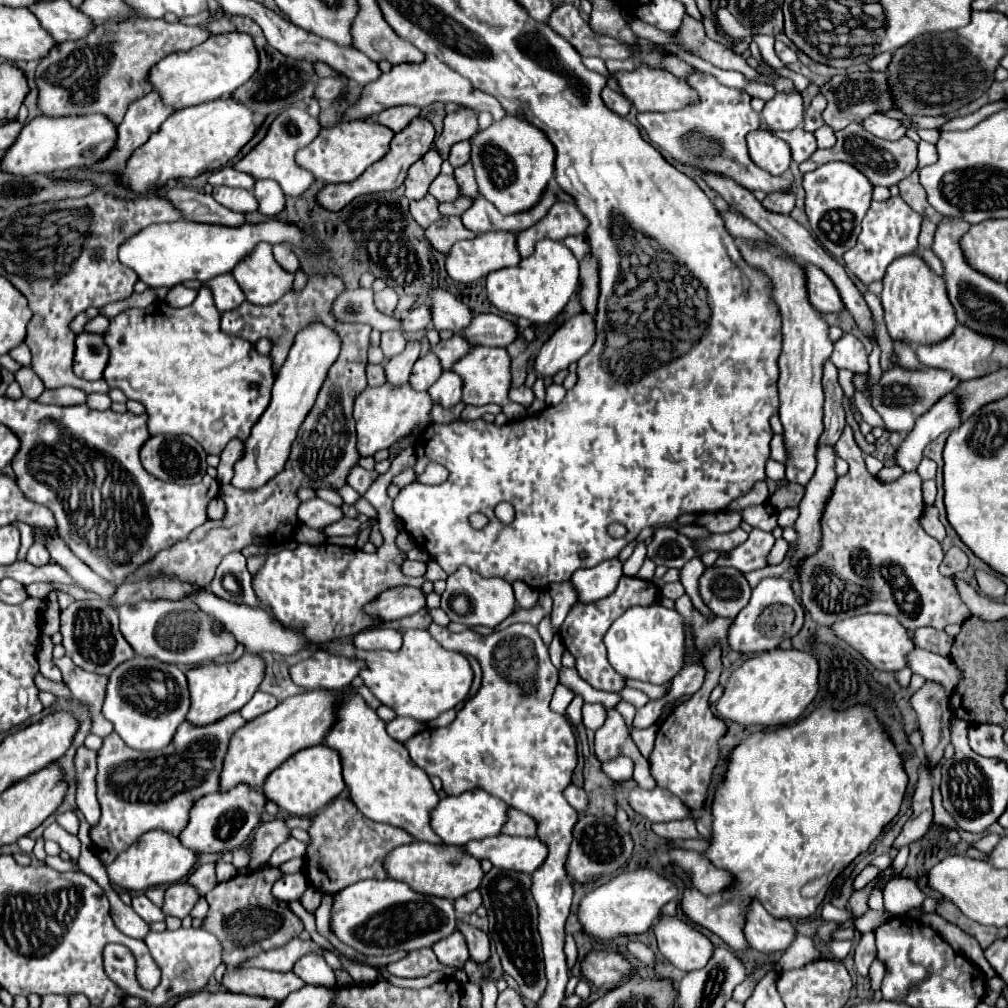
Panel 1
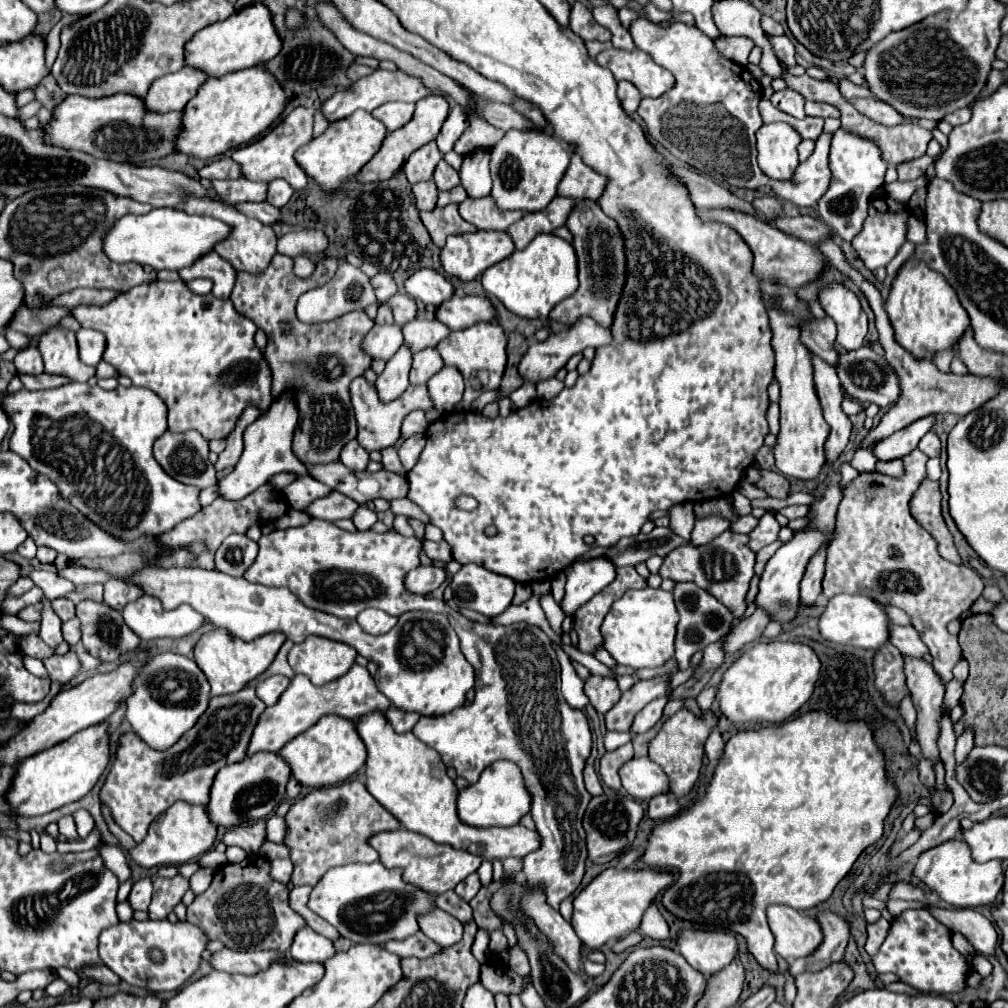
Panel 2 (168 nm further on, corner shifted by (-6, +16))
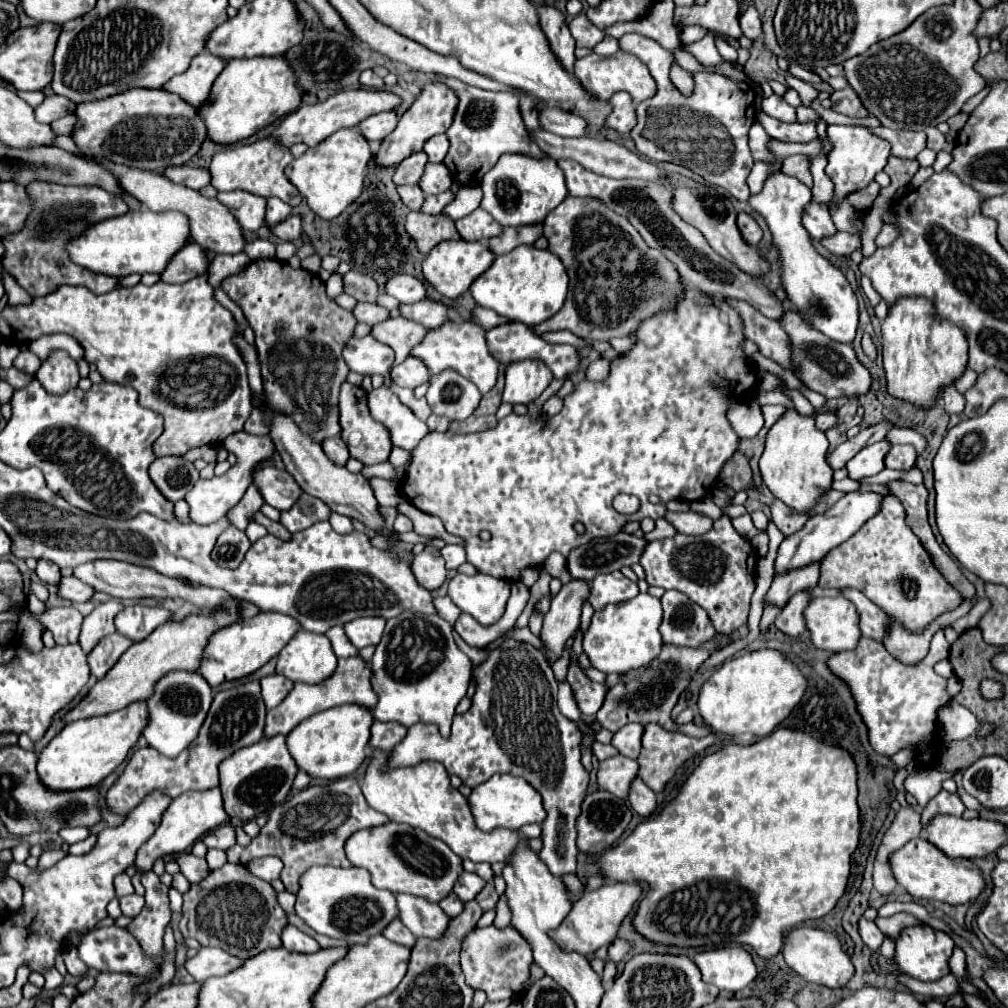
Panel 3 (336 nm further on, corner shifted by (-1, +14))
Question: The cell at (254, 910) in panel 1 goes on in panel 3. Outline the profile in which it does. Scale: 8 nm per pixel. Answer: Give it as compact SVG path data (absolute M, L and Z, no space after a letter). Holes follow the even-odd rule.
M225 862L221 868L211 870L205 880L191 884L189 892L183 894L179 932L185 938L195 938L201 946L221 948L241 960L247 960L265 948L281 946L279 934L283 926L287 926L287 914L277 904L273 886L255 878L239 864Z

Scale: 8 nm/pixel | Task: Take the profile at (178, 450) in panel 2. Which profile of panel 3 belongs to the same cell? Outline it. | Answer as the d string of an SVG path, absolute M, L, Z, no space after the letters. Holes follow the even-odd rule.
M171 456L171 458L157 458L149 468L149 476L159 488L159 492L169 502L175 504L177 500L185 498L191 486L199 480L199 470L193 464L185 462L183 458Z

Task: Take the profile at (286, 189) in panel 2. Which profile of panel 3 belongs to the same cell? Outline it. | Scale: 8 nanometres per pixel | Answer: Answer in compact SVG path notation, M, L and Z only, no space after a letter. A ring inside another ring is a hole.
M269 198L267 200L267 226L273 228L277 224L281 224L283 220L287 220L291 216L291 206L287 206L285 202L279 202L279 198Z

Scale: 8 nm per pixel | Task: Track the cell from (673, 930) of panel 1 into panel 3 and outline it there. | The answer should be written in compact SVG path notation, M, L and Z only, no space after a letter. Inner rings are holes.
M739 944L697 952L693 960L703 974L703 980L715 984L719 990L743 990L757 976L749 952Z

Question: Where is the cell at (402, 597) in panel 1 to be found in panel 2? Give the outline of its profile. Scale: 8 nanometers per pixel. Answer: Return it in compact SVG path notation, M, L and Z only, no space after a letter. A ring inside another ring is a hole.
M418 566L418 568L414 568L406 574L404 584L406 584L408 592L428 596L444 580L446 580L446 570L444 568L440 568L440 566Z

